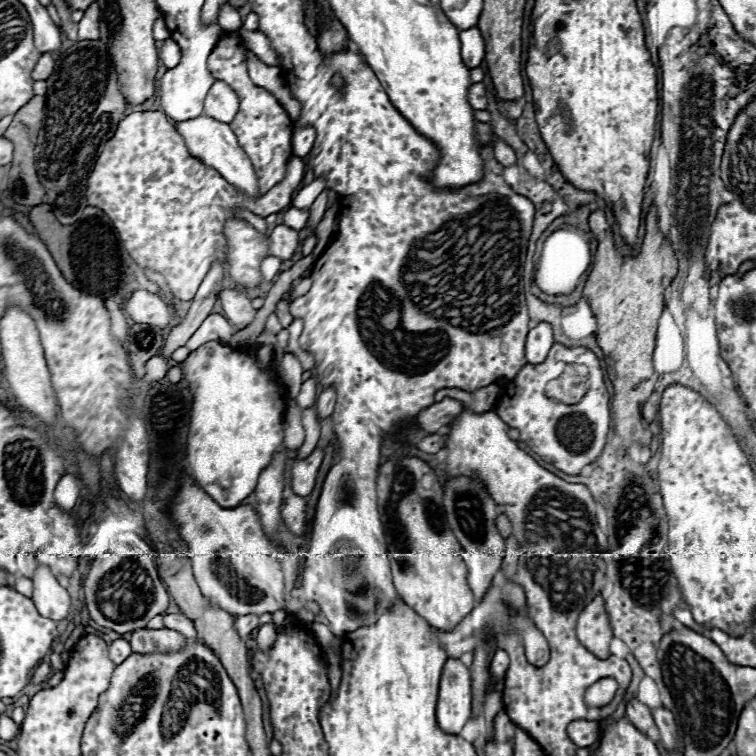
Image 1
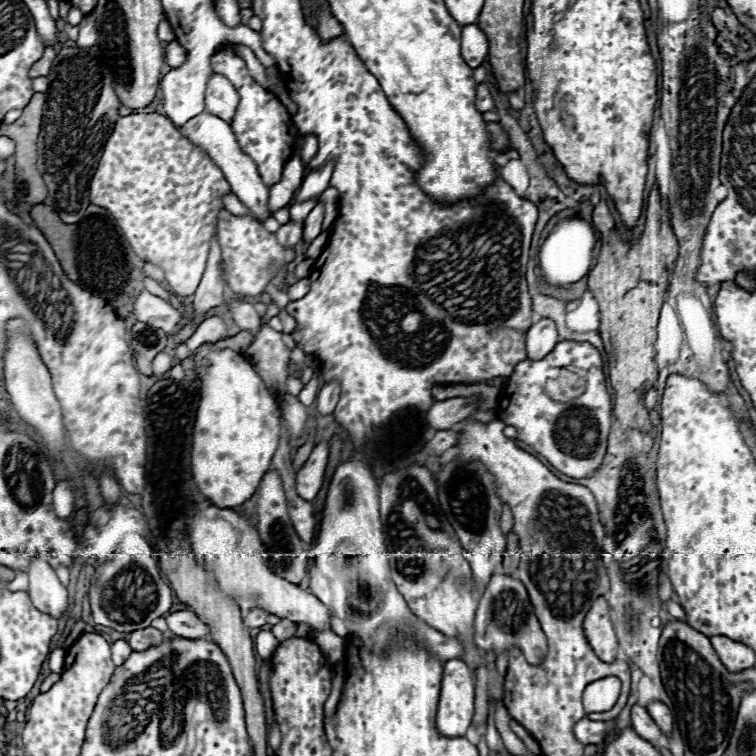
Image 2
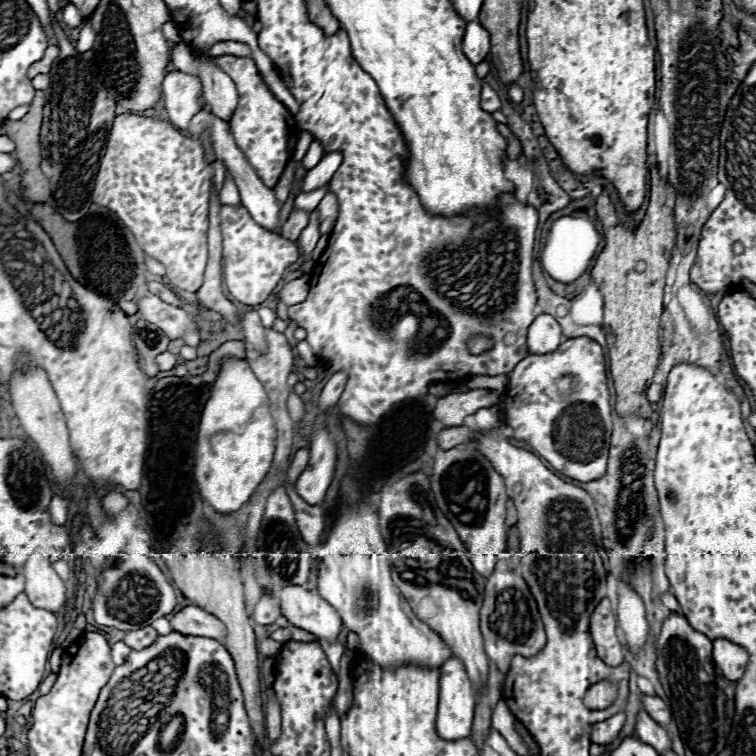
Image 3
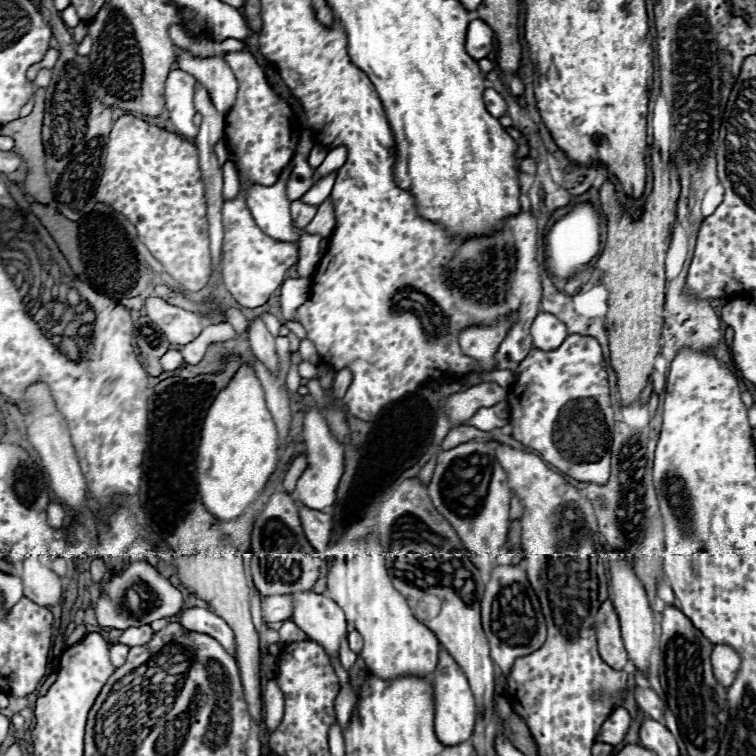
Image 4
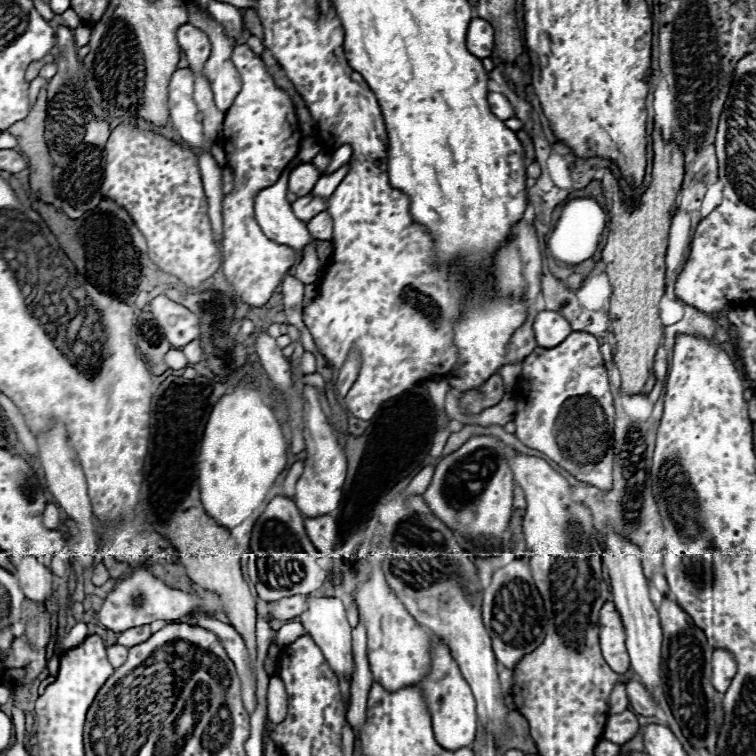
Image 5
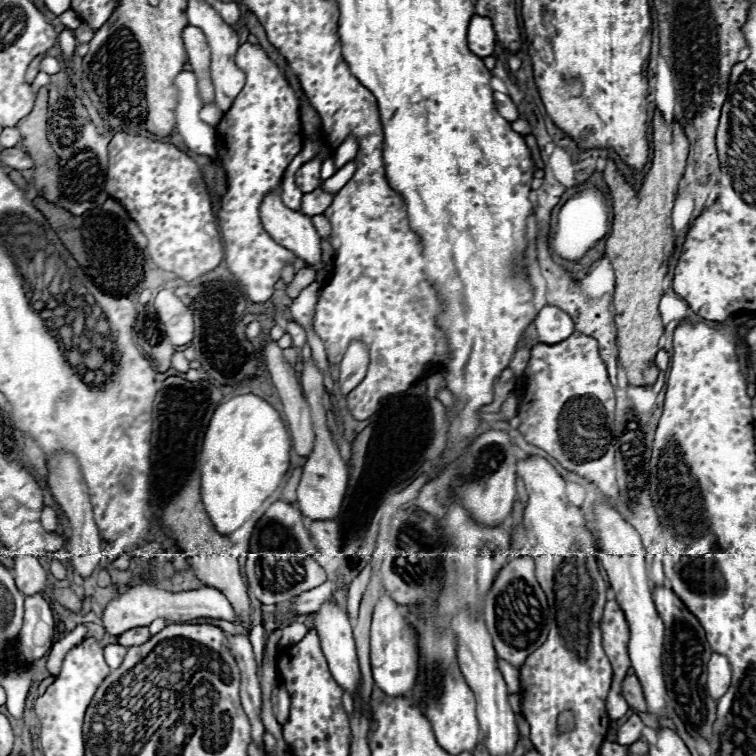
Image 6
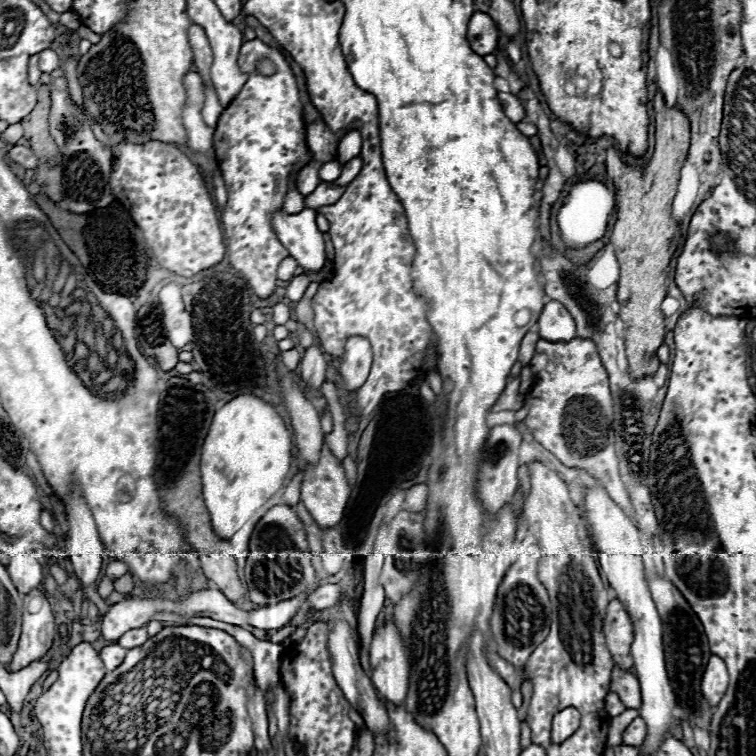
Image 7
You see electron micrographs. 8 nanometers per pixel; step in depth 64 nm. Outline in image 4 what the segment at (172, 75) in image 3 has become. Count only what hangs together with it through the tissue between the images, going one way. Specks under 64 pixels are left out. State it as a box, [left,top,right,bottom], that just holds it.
[164,70,198,140]

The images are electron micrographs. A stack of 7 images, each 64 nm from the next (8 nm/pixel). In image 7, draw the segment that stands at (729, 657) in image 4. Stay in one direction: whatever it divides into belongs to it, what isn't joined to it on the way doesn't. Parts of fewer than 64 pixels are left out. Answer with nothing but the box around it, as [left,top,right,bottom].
[700,656,728,706]

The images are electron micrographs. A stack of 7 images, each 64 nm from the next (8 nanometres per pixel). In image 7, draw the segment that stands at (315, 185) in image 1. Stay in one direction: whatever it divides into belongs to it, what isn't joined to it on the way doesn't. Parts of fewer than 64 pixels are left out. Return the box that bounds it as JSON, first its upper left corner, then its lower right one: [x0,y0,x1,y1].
[338,130,362,164]

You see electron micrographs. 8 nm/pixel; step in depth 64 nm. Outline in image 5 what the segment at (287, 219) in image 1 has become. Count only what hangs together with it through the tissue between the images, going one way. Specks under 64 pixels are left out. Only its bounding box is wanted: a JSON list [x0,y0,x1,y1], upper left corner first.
[312,166,348,198]

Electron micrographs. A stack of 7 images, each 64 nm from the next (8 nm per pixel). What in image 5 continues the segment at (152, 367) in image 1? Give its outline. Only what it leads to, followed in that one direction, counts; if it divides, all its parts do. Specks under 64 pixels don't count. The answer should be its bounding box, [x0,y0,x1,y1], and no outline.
[164,350,188,370]

